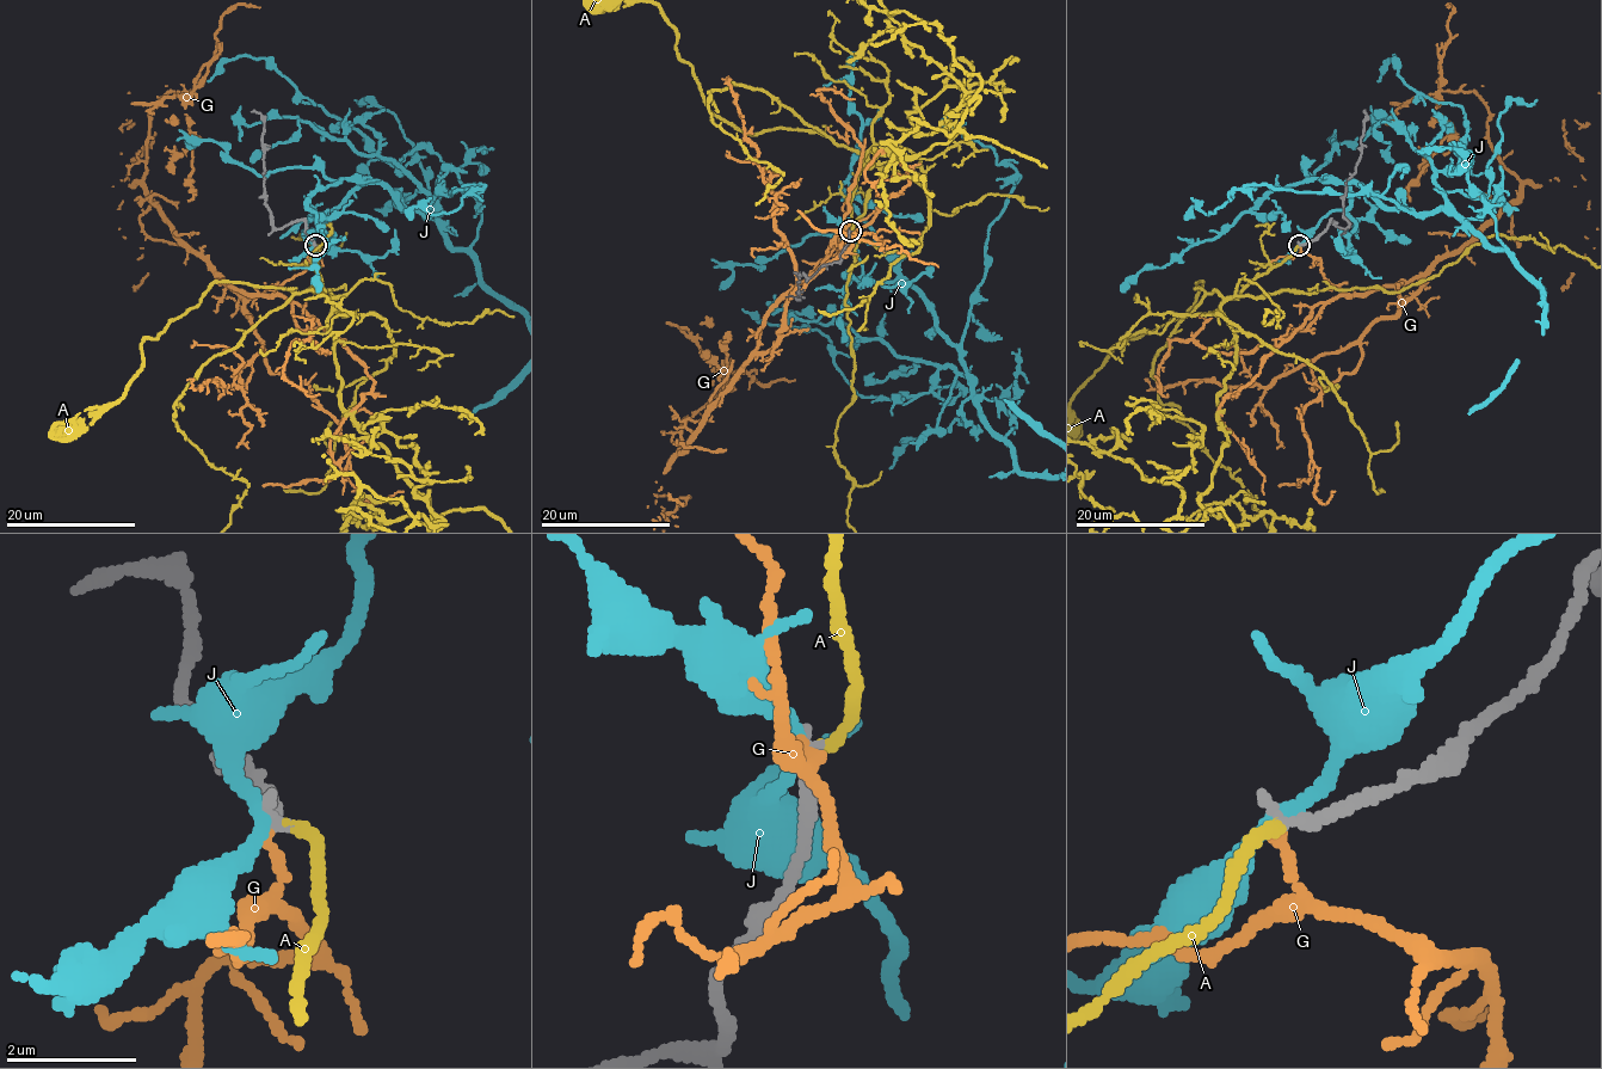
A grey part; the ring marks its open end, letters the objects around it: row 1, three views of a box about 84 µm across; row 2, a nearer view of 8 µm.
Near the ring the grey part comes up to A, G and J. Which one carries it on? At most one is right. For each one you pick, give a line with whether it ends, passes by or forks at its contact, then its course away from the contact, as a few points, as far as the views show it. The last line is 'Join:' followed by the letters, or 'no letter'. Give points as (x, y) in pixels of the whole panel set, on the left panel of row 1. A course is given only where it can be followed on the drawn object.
A: it ends | via (315, 245), (315, 271), (330, 299), (215, 282), (142, 342), (142, 368), (122, 395), (87, 407), (65, 431)
Join: A

